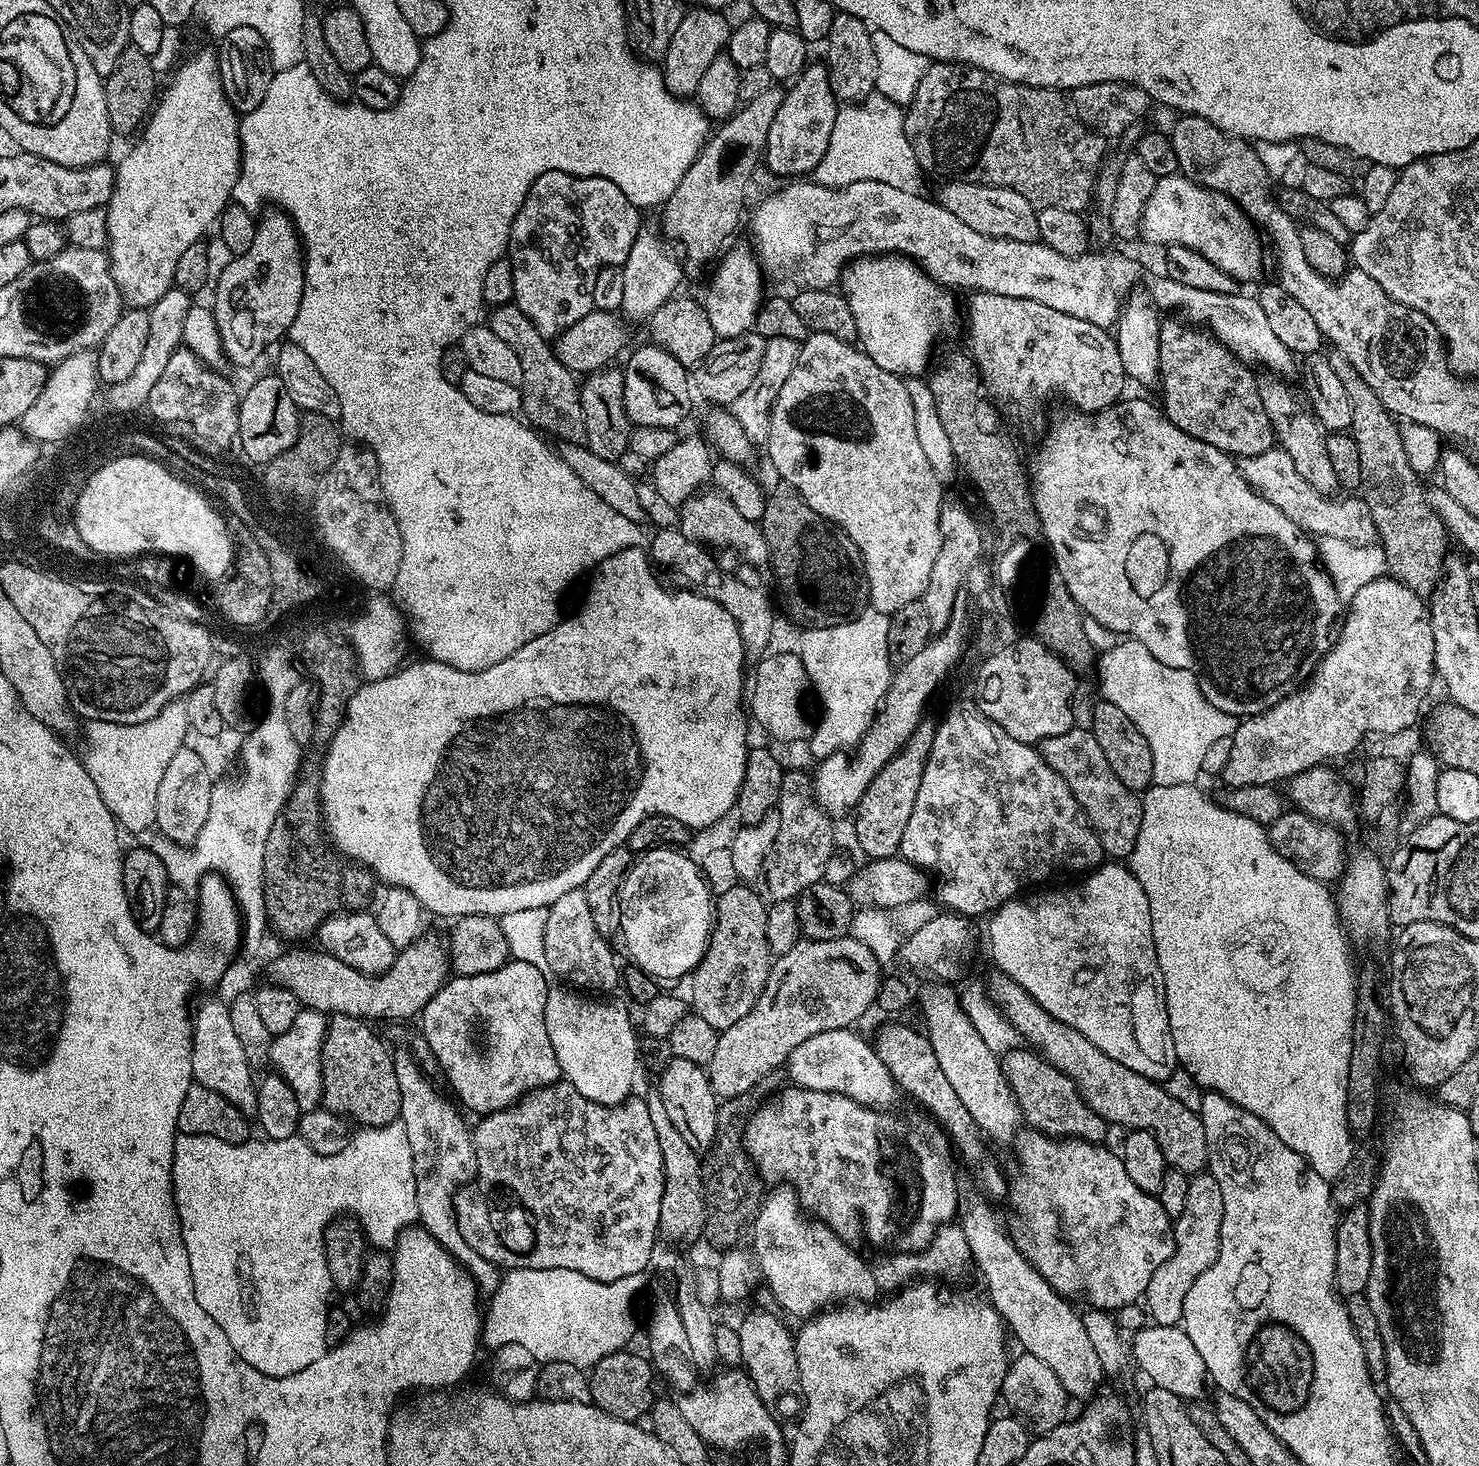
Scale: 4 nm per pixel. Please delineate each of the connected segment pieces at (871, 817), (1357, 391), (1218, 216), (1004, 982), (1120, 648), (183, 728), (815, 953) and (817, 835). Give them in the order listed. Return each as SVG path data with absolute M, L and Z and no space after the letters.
M931 719L920 721L914 734L910 734L907 743L895 756L882 766L882 770L866 786L862 798L856 804L856 844L868 855L869 861L889 860L897 855L902 842L902 834L906 834L906 822L910 822L910 813L914 810L914 802L918 798L918 786L922 782L922 770L926 770L926 762L930 758L930 750L934 746L936 724Z
M1332 350L1327 353L1327 358L1350 397L1350 434L1358 446L1358 456L1362 458L1360 496L1374 518L1377 537L1387 562L1387 573L1411 592L1429 597L1440 583L1444 559L1450 550L1450 537L1445 524L1428 504L1425 487L1420 484L1421 473L1416 472L1406 458L1397 417L1388 412L1382 402L1378 402L1378 394L1366 386L1362 374L1346 362L1343 354Z
M1183 174L1161 176L1157 179L1154 194L1150 194L1150 202L1146 202L1146 210L1140 219L1140 236L1148 239L1152 244L1160 244L1159 246L1169 244L1190 246L1190 250L1198 250L1198 254L1202 254L1202 258L1210 258L1210 262L1214 262L1214 266L1218 266L1220 270L1226 270L1226 274L1230 274L1238 282L1261 279L1259 276L1260 271L1264 268L1266 248L1256 225L1230 197L1224 196L1220 192L1214 192L1211 188L1203 188L1201 184L1188 179Z
M993 971L993 976L986 980L986 991L1001 1012L1018 1030L1020 1036L1030 1043L1044 1059L1058 1070L1062 1070L1078 1086L1080 1097L1090 1106L1090 1110L1098 1113L1109 1125L1121 1124L1124 1130L1152 1132L1162 1146L1162 1154L1169 1166L1180 1172L1200 1174L1208 1166L1208 1147L1206 1146L1206 1130L1200 1121L1200 1113L1182 1106L1178 1098L1170 1098L1163 1083L1146 1078L1142 1074L1134 1074L1126 1066L1114 1062L1110 1054L1102 1054L1090 1038L1082 1038L1078 1030L1066 1026L1066 1022L1058 1022L1018 982Z
M1121 639L1114 648L1101 653L1097 670L1103 699L1118 706L1146 738L1154 757L1155 784L1176 786L1195 783L1202 774L1202 761L1208 747L1236 732L1237 717L1207 702L1196 676L1189 671L1166 666L1137 639Z
M172 701L154 718L136 724L91 720L85 727L84 768L98 788L106 808L126 831L138 834L155 825L158 784L170 759L188 738L189 723L183 701Z
M851 934L843 936L842 938L830 938L829 940L809 940L802 938L792 949L786 950L786 954L775 957L772 971L769 974L765 988L762 990L762 994L756 1003L754 1003L753 1008L744 1018L736 1022L734 1026L730 1026L729 1029L720 1032L718 1046L714 1050L714 1058L710 1058L710 1062L706 1066L708 1080L712 1083L712 1089L716 1092L717 1097L719 1097L721 1101L747 1097L747 1092L750 1091L751 1088L758 1087L775 1068L783 1069L788 1063L789 1054L800 1046L802 1042L806 1042L806 1038L814 1038L814 1034L822 1034L826 1030L834 1030L838 1025L855 1025L855 1020L862 1019L863 1016L867 1014L868 1007L871 1009L873 1005L875 1005L878 986L882 979L882 971L880 972L880 970L882 970L882 964L876 960L870 947L864 945L862 941L856 940Z
M785 771L782 778L778 811L781 826L774 842L773 852L764 864L762 884L768 887L769 901L796 900L810 886L821 883L834 849L832 843L833 817L816 800L812 789L813 777L804 772Z

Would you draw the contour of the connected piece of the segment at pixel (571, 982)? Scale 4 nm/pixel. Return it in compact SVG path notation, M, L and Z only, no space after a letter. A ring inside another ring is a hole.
M583 888L570 890L570 894L562 894L558 902L549 904L548 917L544 923L544 949L546 950L546 962L550 962L552 976L561 976L565 985L576 990L587 990L592 994L612 994L615 988L619 989L622 984L622 968L616 965L616 956L612 948L607 944L605 933L598 930L594 922L594 914L590 910L590 902L586 900Z

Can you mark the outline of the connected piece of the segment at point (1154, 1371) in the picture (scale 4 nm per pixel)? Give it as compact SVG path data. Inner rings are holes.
M1152 1324L1145 1326L1135 1333L1130 1340L1131 1359L1135 1367L1141 1368L1148 1375L1148 1384L1170 1390L1170 1394L1179 1396L1185 1402L1196 1402L1201 1399L1204 1392L1206 1373L1202 1354L1194 1347L1194 1342L1184 1333L1183 1327L1158 1326Z

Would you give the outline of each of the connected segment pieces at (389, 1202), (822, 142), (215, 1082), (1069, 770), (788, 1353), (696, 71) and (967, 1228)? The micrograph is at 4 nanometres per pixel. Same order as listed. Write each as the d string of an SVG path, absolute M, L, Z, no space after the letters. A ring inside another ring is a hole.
M399 1122L387 1124L381 1128L361 1127L353 1135L352 1141L346 1150L338 1150L338 1154L318 1154L301 1140L299 1135L291 1136L285 1140L269 1140L267 1138L250 1138L244 1144L231 1144L222 1142L222 1138L210 1138L198 1134L180 1134L176 1137L174 1158L172 1159L172 1192L176 1196L176 1213L180 1219L182 1238L186 1242L186 1254L190 1258L190 1274L194 1282L194 1298L198 1298L198 1306L222 1326L226 1338L230 1338L230 1346L247 1362L267 1376L289 1376L298 1374L298 1370L306 1370L310 1362L318 1362L322 1354L329 1347L328 1310L330 1301L334 1296L330 1270L326 1266L324 1253L324 1232L328 1225L341 1214L351 1214L359 1220L360 1227L366 1237L367 1243L376 1250L395 1249L396 1241L405 1228L415 1225L418 1220L418 1194L414 1186L414 1158L410 1154L410 1141L406 1138L406 1126Z
M808 63L799 76L787 85L782 106L778 106L774 122L770 122L762 153L763 163L768 163L774 175L788 176L784 178L800 178L815 173L818 162L822 162L822 154L826 154L826 146L830 146L830 134L834 134L837 111L838 101L830 86L827 63Z
M204 1000L195 1005L192 1016L192 1078L193 1081L226 1098L226 1102L234 1102L244 1115L255 1117L258 1106L256 1086L257 1077L252 1077L254 1070L249 1066L246 1050L242 1042L238 1042L238 1033L230 1023L230 1010L225 1001Z
M1074 726L1066 734L1040 741L1040 757L1070 786L1078 806L1096 831L1098 842L1104 847L1105 857L1120 862L1131 857L1134 844L1138 842L1138 830L1142 830L1141 797L1131 792L1114 774L1106 753L1098 747L1098 738L1087 727ZM1124 856L1124 857L1123 857Z
M770 1310L755 1311L737 1327L742 1349L740 1364L754 1382L754 1390L758 1390L758 1398L762 1398L764 1404L776 1406L779 1400L794 1395L796 1391L797 1395L802 1388L798 1374L795 1337L782 1324L780 1320L782 1318L777 1313Z
M693 6L685 11L682 22L678 22L678 30L674 30L674 38L670 38L670 46L662 61L664 85L673 96L695 97L698 82L702 82L702 74L706 74L710 62L714 62L714 58L721 56L727 49L733 25L728 24L724 15L720 10Z
M981 1197L970 1199L962 1206L958 1223L963 1230L967 1246L972 1254L971 1261L977 1266L984 1278L988 1290L988 1302L1001 1316L1007 1329L1016 1336L1022 1344L1021 1348L1027 1355L1038 1358L1038 1362L1046 1362L1050 1370L1058 1377L1058 1382L1068 1392L1069 1396L1077 1396L1085 1402L1091 1401L1093 1397L1101 1391L1100 1382L1105 1381L1102 1364L1098 1360L1094 1346L1091 1345L1090 1338L1087 1337L1086 1328L1081 1313L1076 1312L1065 1297L1060 1296L1049 1286L1044 1278L1029 1264L1029 1260L1020 1252L1015 1241L1004 1234L990 1205Z

